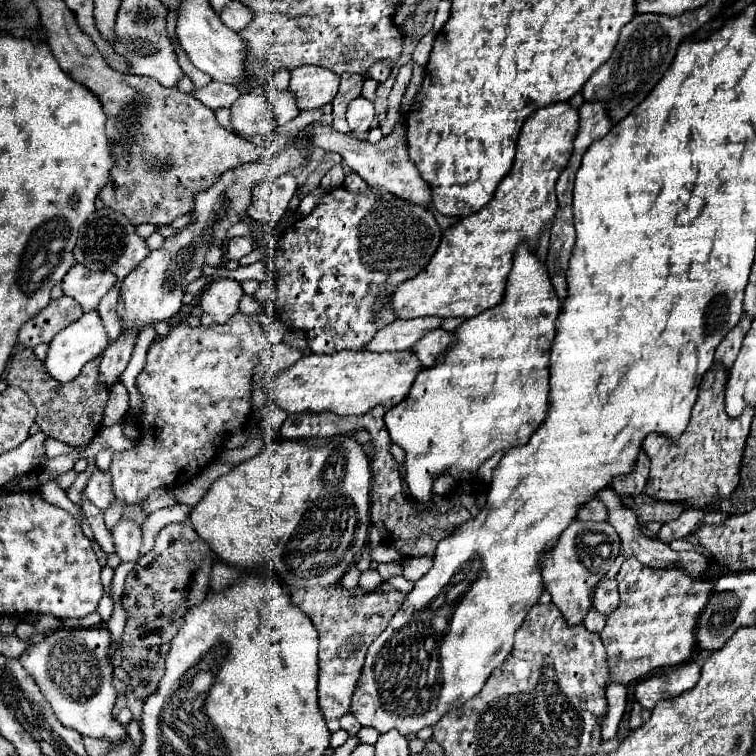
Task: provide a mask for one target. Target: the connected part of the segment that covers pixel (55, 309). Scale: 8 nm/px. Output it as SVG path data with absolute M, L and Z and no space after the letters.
M59 297L53 299L37 317L29 319L21 331L19 331L19 341L25 347L35 347L39 343L49 343L61 329L65 329L69 323L77 321L83 315L81 305L73 301L73 297Z

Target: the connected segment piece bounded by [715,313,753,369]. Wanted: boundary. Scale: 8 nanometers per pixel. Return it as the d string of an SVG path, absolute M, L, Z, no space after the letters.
M743 313L741 319L739 319L739 323L725 335L725 339L721 341L721 345L717 347L715 359L719 359L719 363L721 363L725 369L729 369L729 367L733 365L733 361L735 361L735 357L737 357L737 353L739 353L741 341L743 341L745 333L747 333L749 327L751 327L751 321L753 321L753 319L751 319L747 313Z

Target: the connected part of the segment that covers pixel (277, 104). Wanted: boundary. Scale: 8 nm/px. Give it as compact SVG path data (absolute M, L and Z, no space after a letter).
M289 89L279 91L277 99L271 103L271 111L273 111L273 117L275 117L277 125L285 125L291 119L295 119L299 115L299 107L297 107L297 101L295 101L293 93Z

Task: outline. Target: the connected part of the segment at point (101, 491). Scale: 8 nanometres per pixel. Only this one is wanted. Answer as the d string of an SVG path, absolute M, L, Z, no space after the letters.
M97 469L93 473L93 477L89 479L89 483L85 487L85 493L87 493L89 501L93 501L97 505L97 509L101 513L105 513L111 507L111 503L115 501L113 489L111 489L111 475Z

